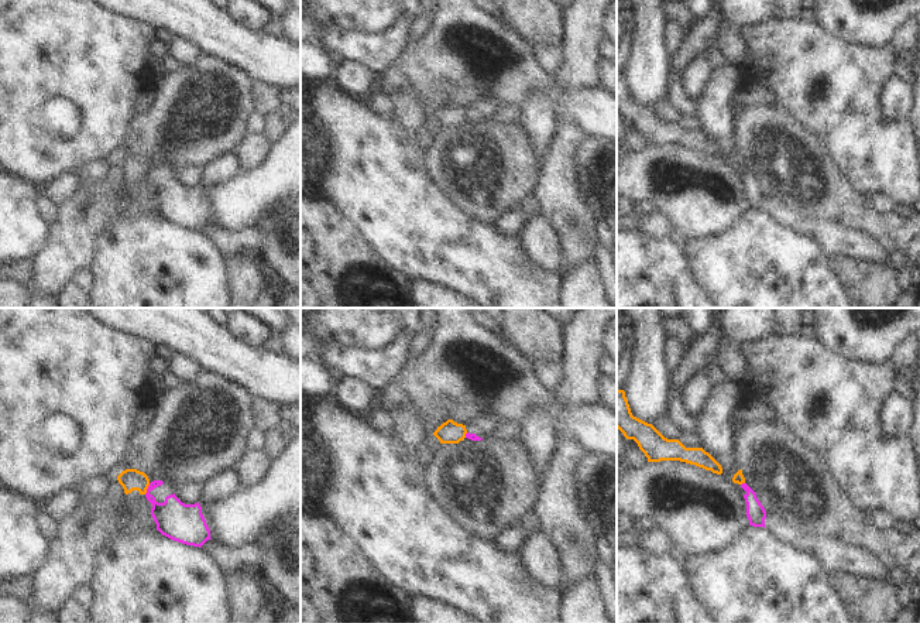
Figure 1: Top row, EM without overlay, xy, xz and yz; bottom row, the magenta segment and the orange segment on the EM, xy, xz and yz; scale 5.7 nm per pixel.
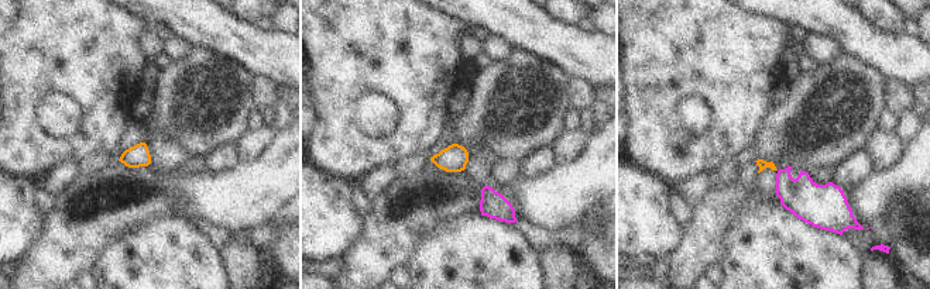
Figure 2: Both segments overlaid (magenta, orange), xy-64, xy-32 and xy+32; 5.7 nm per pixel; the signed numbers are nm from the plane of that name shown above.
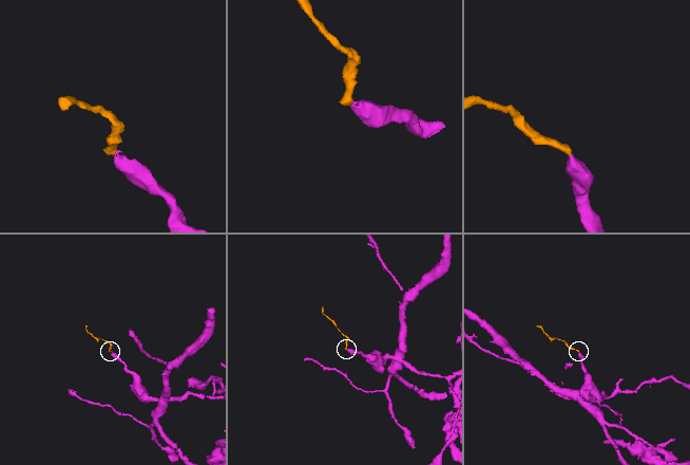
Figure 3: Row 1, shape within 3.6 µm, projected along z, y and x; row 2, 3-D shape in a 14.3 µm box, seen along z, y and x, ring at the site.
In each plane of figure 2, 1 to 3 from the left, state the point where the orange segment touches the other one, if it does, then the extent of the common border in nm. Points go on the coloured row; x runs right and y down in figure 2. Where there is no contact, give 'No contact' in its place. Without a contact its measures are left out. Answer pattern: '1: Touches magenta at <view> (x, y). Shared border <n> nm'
1: No contact
2: No contact
3: No contact.

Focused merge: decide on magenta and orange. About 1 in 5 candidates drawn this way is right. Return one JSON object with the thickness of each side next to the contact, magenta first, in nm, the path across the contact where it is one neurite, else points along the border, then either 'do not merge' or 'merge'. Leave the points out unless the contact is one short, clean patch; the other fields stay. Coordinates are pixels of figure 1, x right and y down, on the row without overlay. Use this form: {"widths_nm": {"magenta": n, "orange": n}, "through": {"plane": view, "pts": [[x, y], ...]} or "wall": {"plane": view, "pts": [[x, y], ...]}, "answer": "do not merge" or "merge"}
{"widths_nm": {"magenta": 220, "orange": 130}, "wall": {"plane": "xy", "pts": [[150, 167], [144, 177]]}, "answer": "do not merge"}

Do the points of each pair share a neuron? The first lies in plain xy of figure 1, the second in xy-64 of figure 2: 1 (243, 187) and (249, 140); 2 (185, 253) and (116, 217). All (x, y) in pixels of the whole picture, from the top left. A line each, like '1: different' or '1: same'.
1: different
2: different

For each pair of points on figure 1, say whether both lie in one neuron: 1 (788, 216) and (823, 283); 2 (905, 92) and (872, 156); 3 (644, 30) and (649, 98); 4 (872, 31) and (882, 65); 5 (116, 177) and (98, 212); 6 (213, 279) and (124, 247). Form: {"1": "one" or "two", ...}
{"1": "two", "2": "two", "3": "one", "4": "two", "5": "two", "6": "one"}

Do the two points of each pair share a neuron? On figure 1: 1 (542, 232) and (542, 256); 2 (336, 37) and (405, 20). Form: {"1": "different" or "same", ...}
{"1": "same", "2": "same"}

